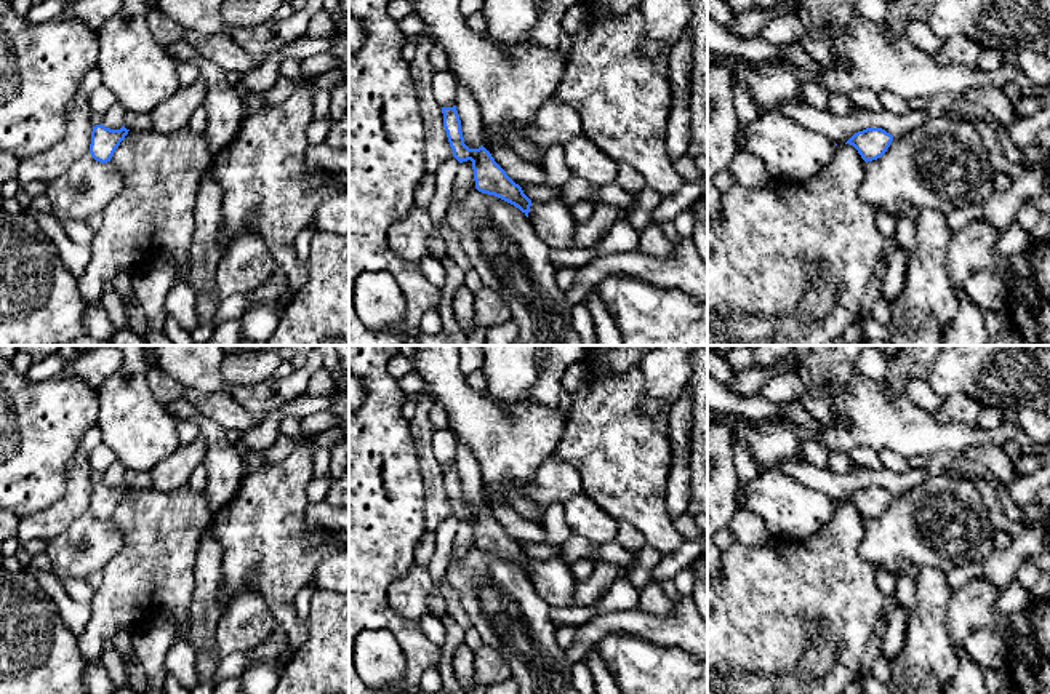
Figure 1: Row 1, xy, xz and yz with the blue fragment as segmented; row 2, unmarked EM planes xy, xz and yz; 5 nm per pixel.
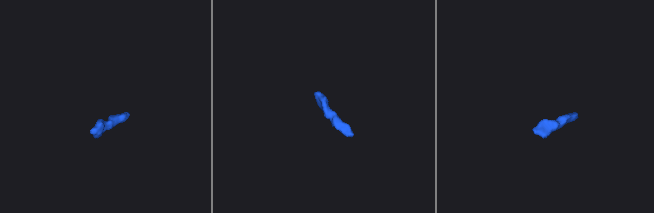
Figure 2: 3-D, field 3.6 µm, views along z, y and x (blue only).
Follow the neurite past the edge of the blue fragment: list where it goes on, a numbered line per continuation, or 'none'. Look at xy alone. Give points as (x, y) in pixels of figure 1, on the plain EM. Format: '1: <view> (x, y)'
none

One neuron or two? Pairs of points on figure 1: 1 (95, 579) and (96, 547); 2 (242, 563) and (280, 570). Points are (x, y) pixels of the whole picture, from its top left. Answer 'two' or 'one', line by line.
1: two
2: one

